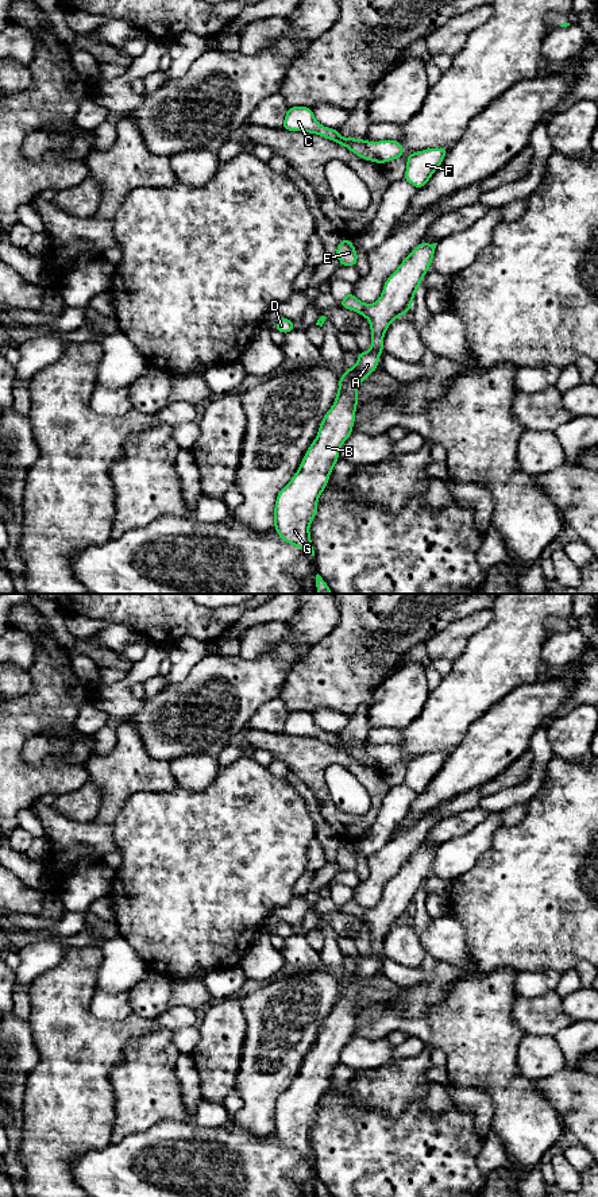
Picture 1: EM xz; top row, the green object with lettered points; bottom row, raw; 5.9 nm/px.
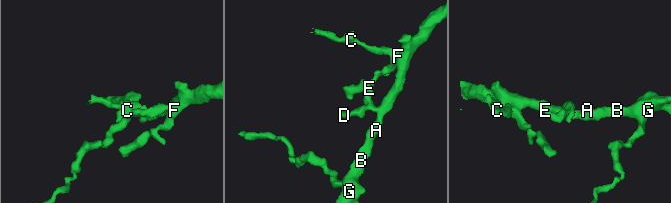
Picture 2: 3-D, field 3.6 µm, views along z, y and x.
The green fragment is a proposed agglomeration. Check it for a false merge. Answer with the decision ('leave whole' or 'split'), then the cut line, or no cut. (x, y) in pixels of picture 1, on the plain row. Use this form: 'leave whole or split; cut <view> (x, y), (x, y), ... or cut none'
leave whole; cut none

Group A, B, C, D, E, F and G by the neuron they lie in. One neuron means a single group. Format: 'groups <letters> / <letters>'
groups A B C D E F G

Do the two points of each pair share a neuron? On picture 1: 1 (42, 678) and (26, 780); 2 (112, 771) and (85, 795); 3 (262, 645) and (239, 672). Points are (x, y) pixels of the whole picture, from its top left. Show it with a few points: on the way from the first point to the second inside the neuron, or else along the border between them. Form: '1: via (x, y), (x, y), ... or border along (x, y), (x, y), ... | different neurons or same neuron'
1: via (41, 703), (14, 730), (14, 755) | same neuron
2: border along (88, 780), (101, 794), (99, 811), (93, 817) | different neurons
3: border along (278, 644), (254, 659), (239, 656) | different neurons

